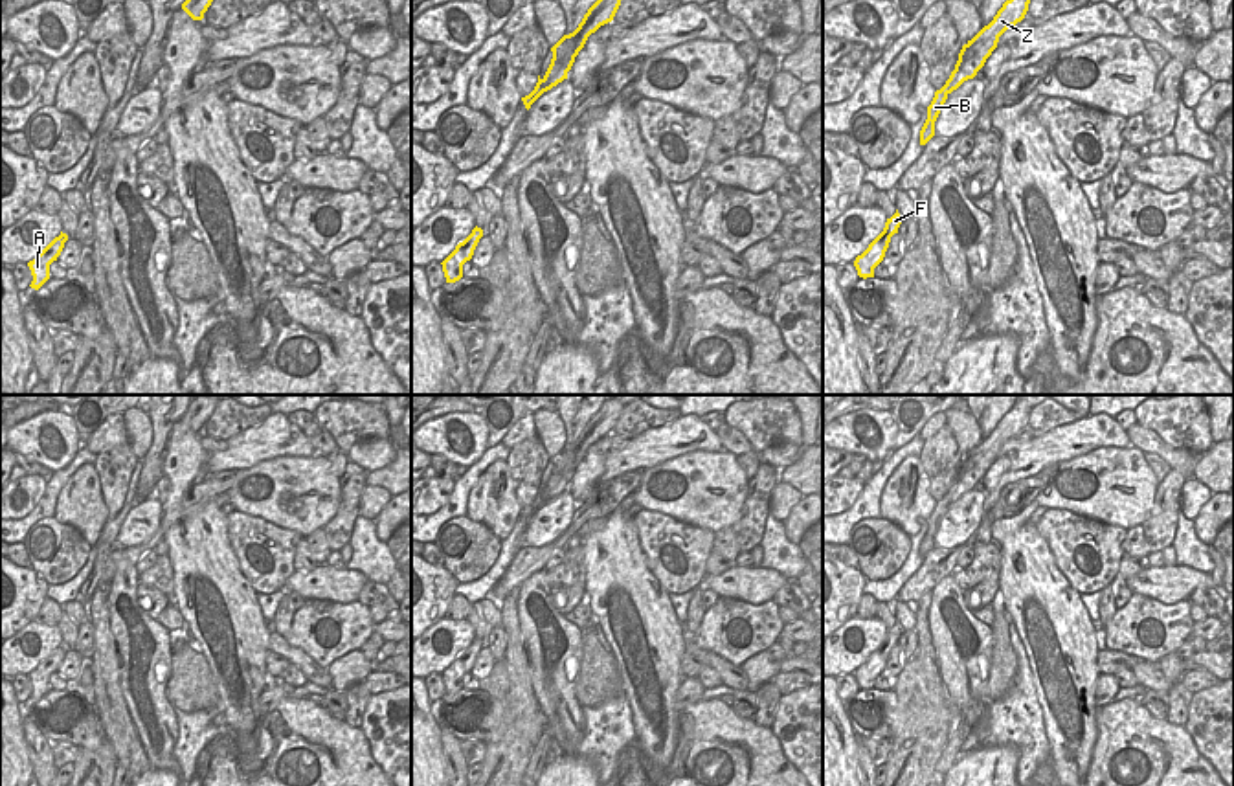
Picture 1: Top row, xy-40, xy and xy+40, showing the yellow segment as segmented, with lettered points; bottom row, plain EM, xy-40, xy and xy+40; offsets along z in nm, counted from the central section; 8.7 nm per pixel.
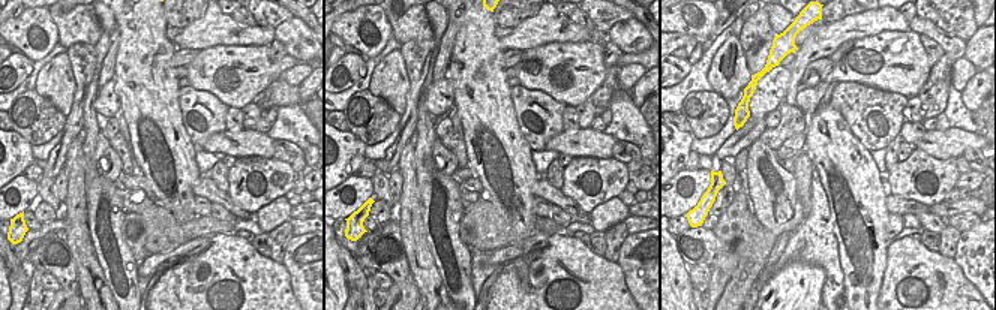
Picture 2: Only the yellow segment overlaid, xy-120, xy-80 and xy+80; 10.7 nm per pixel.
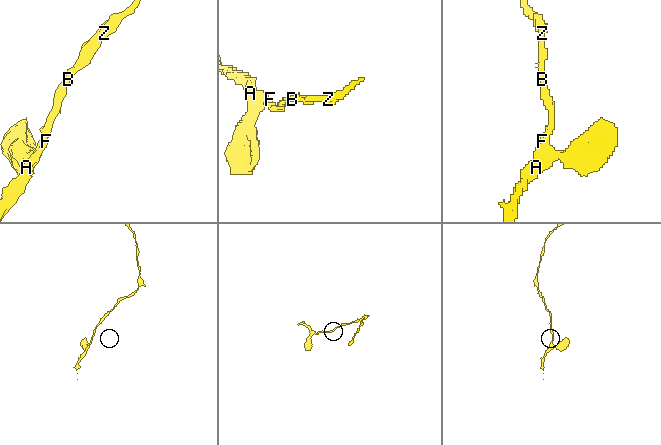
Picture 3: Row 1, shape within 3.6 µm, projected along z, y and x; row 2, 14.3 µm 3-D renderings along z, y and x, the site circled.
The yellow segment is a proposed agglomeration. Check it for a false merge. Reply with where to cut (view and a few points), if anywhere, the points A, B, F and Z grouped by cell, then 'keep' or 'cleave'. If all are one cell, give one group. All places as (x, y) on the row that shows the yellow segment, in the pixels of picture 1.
cut none; groups A B F Z; keep

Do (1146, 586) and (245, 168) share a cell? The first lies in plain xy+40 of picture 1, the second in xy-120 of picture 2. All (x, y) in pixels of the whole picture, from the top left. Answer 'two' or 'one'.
two

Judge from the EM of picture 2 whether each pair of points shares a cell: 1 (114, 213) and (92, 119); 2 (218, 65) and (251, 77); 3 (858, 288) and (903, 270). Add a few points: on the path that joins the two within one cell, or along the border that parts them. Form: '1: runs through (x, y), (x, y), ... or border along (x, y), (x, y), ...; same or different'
1: runs through (99, 189), (90, 175), (89, 143); same
2: runs through (227, 65), (240, 60), (243, 68); same
3: border along (891, 243), (887, 247), (887, 265), (878, 294); different

